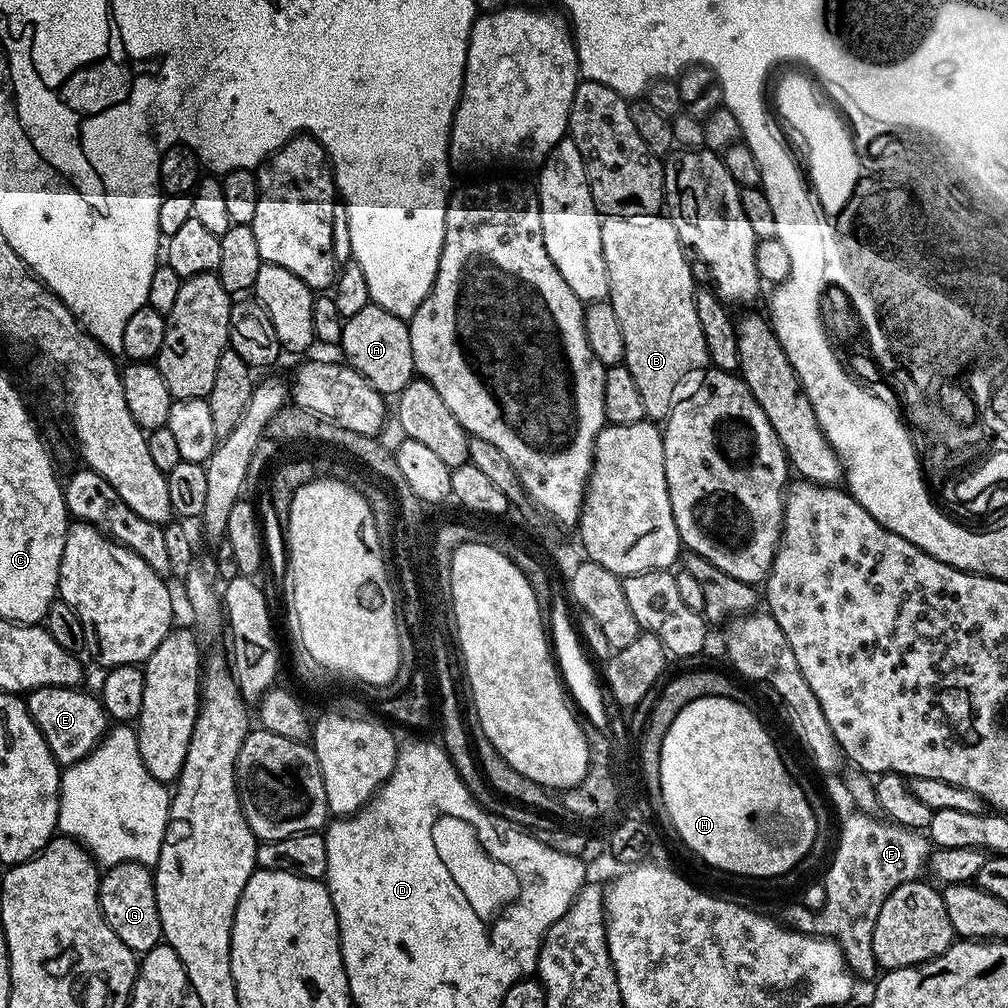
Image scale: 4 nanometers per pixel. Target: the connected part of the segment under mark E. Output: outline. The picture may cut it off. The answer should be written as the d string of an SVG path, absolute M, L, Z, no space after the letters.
M51 684L45 688L34 688L26 696L28 713L38 726L42 738L46 738L50 754L61 766L73 764L89 756L110 728L110 717L104 711L104 703L99 695L92 693L91 696L82 689L80 686L63 688Z

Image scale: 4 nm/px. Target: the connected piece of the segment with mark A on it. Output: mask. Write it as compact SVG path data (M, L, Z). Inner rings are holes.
M369 303L358 310L358 314L344 320L342 338L338 345L344 351L343 359L349 368L354 369L374 390L385 397L395 397L414 378L414 354L410 350L410 330L405 321L399 320L390 310L382 310L382 306Z

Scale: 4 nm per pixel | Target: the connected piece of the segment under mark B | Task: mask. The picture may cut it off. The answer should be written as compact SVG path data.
M664 214L610 216L601 219L600 229L602 258L606 262L608 275L606 298L614 306L614 314L618 314L618 326L622 326L622 338L626 342L623 364L634 377L638 394L642 394L645 417L653 422L667 421L676 405L678 384L691 372L699 373L709 365L706 338L702 338L702 326L698 326L698 310L694 310L697 285L692 284L689 257L684 245L680 243L678 230L674 230L674 222Z

